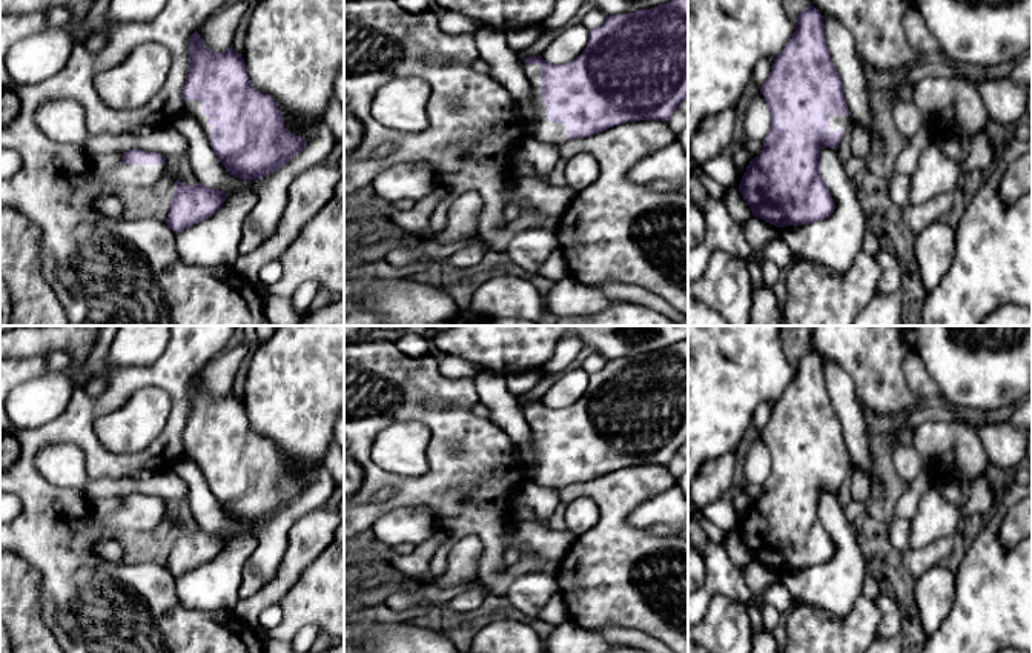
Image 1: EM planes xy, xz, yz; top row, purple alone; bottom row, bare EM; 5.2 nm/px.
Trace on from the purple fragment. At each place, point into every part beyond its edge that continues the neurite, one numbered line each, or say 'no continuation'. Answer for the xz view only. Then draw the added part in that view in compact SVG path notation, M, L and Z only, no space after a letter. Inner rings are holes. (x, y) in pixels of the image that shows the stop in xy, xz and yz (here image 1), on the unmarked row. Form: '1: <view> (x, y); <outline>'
1: xz (545, 475); M522 407L530 427L530 443L534 453L536 469L531 481L538 486L562 489L567 486L567 469L551 467L547 462L547 447L541 444L541 410Z

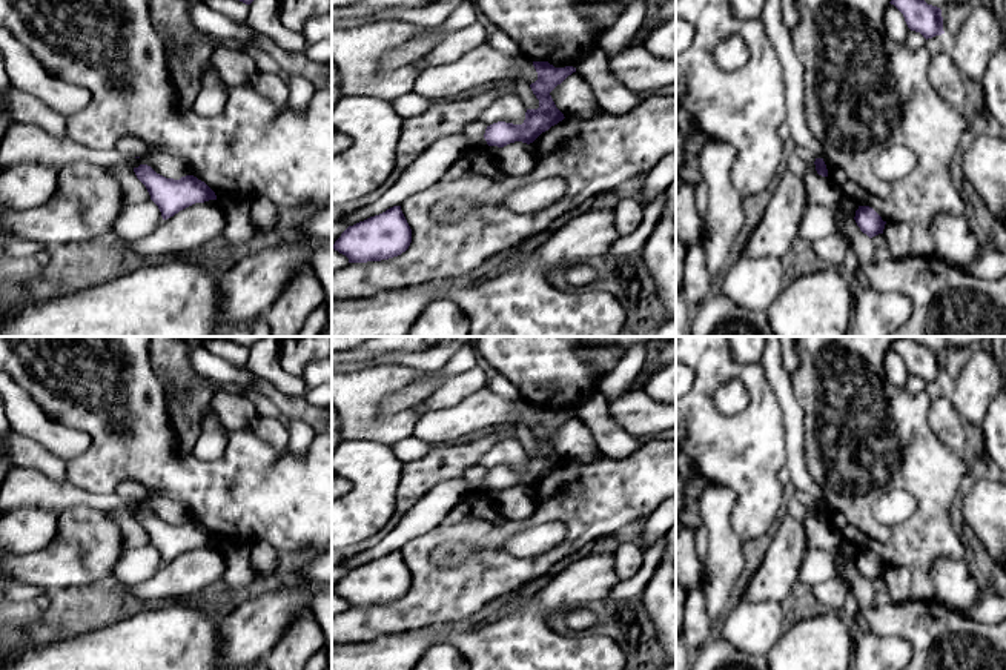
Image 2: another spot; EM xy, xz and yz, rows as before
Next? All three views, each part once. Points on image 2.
no continuation

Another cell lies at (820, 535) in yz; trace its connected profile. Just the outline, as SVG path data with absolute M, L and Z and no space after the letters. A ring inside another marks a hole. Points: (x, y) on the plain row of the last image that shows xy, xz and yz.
M811 507L805 518L805 530L808 536L808 546L819 550L836 550L843 536L836 532L829 521L822 521L816 515L816 509Z

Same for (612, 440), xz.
M599 390L577 407L576 416L590 427L596 447L610 459L625 459L642 446L639 436L628 433L608 415Z

